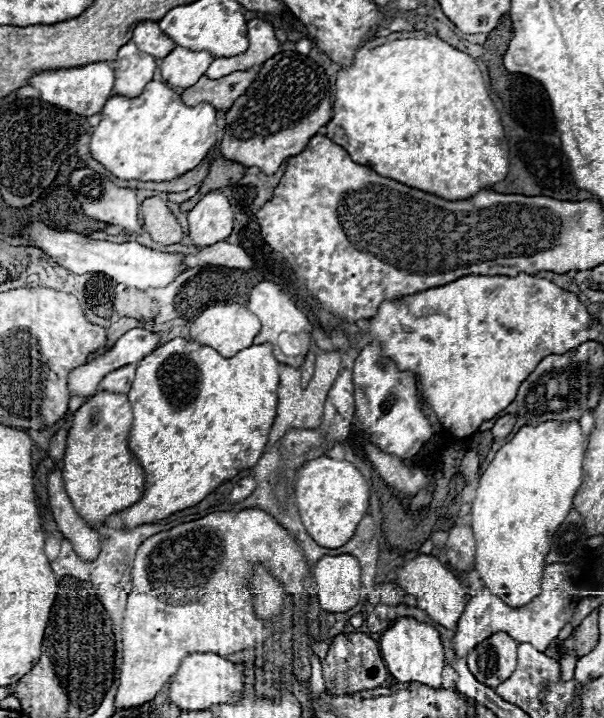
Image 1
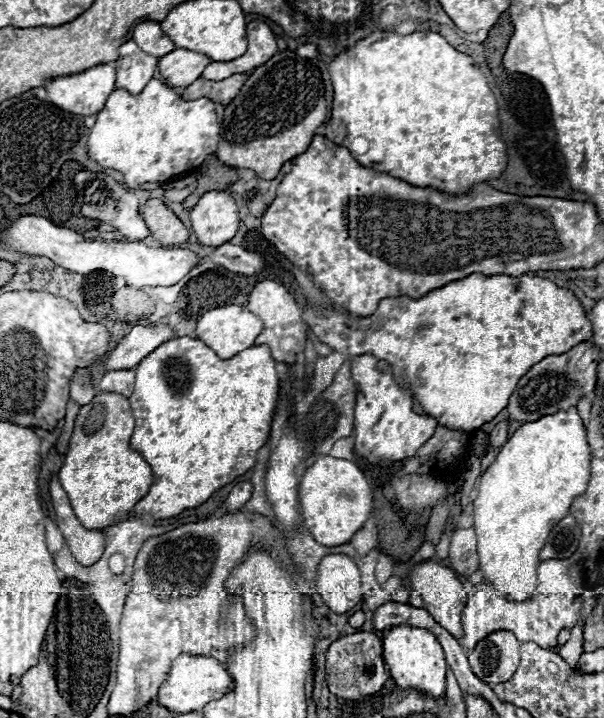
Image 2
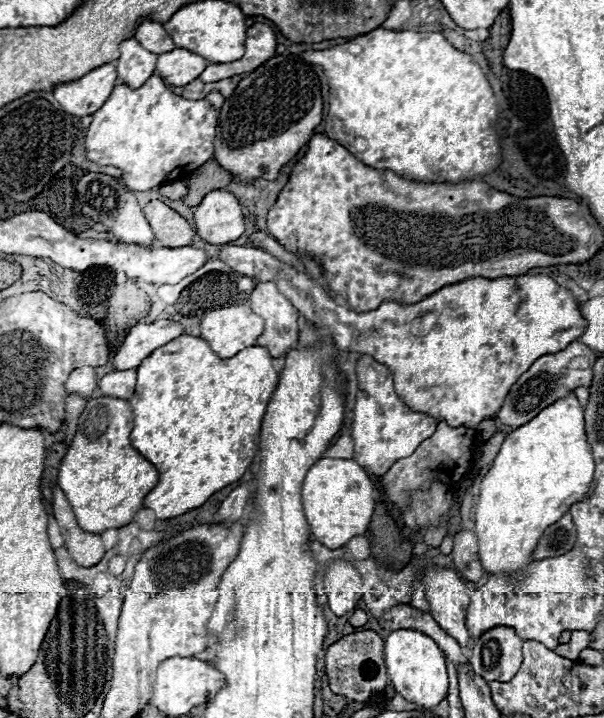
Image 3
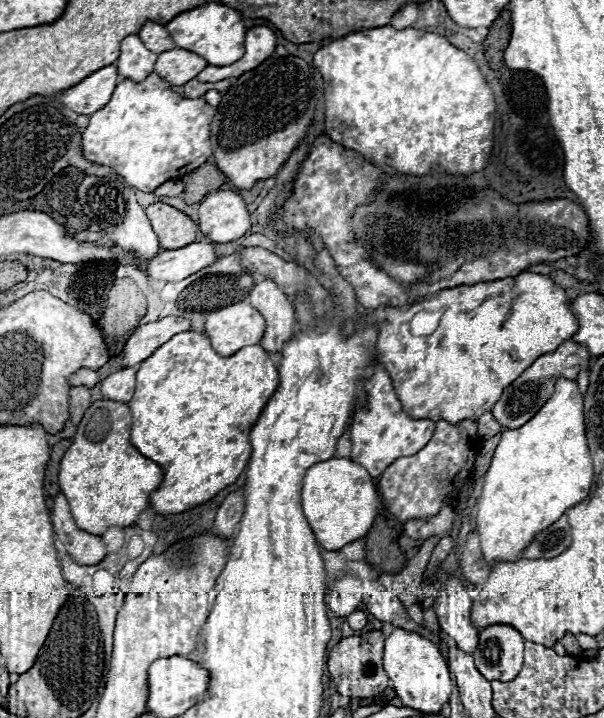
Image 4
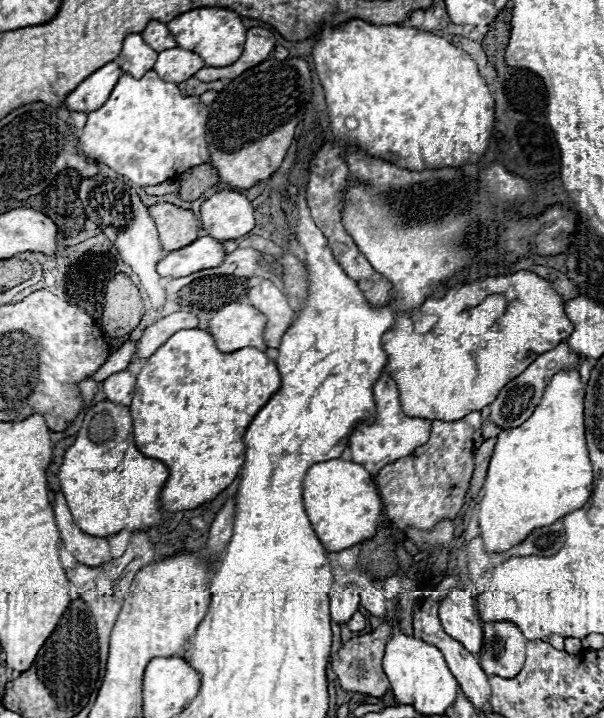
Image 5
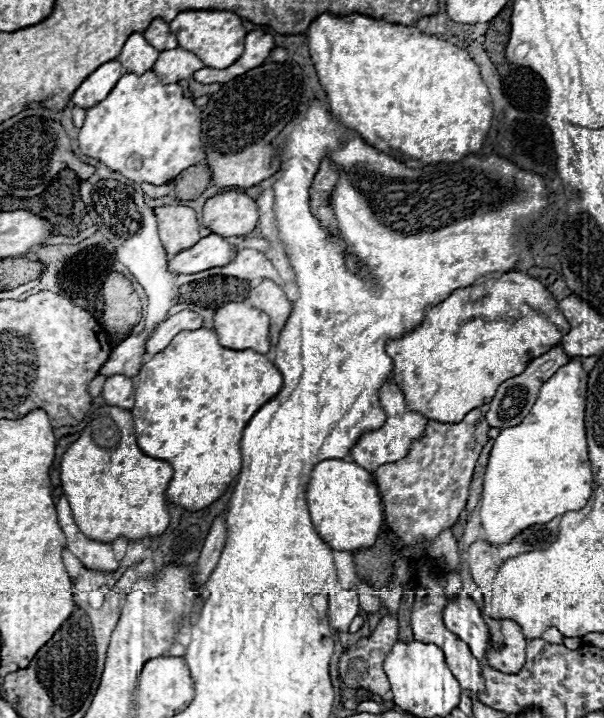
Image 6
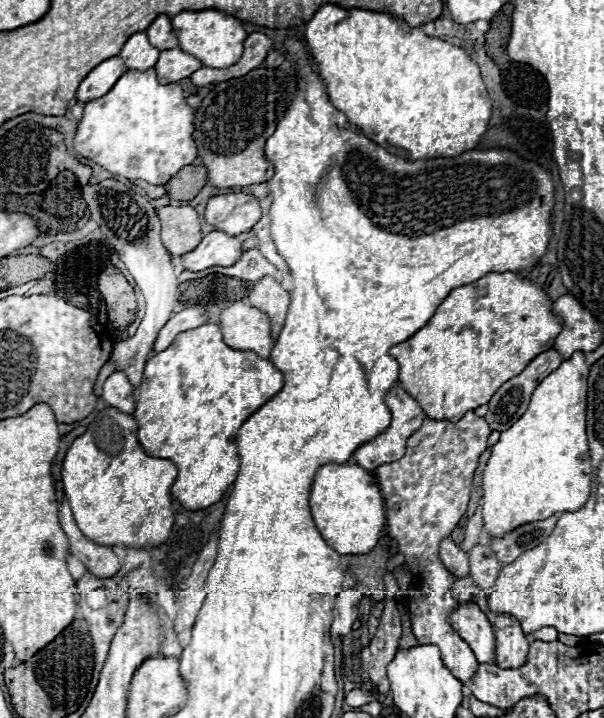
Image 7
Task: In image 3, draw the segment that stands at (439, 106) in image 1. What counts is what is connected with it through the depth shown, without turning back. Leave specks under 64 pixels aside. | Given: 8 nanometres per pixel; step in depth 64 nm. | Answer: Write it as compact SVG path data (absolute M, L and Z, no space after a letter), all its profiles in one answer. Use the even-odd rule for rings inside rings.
M376 28L368 34L362 34L346 44L340 44L332 50L308 50L304 52L304 58L310 60L312 64L320 64L328 76L330 84L330 98L328 98L328 116L326 116L326 126L324 134L344 148L349 150L358 160L362 160L366 166L376 168L376 170L392 170L402 178L408 178L412 182L424 182L424 184L458 184L466 182L474 176L486 176L488 172L494 172L500 166L502 160L502 150L498 144L498 134L496 134L496 122L498 122L498 106L494 92L482 74L480 66L474 62L470 54L464 54L456 50L440 32L396 32L396 30L384 30Z

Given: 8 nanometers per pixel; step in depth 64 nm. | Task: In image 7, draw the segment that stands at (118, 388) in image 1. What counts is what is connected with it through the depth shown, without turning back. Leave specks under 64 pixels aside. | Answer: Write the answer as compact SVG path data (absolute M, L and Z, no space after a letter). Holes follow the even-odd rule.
M114 372L112 376L108 376L108 380L104 382L102 400L126 414L134 412L134 386L124 372Z

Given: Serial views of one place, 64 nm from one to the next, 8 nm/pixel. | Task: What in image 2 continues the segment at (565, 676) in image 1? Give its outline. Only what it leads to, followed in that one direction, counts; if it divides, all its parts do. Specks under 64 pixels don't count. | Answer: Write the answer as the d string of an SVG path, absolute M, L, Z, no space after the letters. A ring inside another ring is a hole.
M575 625L574 628L571 629L571 638L564 644L564 646L560 646L560 652L558 652L564 660L566 660L566 664L570 666L570 668L574 668L576 666L576 662L578 662L581 654L582 654L582 628L579 625Z

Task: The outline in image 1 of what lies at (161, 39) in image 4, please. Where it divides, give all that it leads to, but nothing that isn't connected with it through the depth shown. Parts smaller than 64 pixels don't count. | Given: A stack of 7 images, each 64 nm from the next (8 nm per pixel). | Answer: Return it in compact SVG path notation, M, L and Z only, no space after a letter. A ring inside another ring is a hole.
M140 22L136 28L134 28L134 36L132 36L132 42L138 46L140 52L146 52L154 58L164 58L168 56L176 44L158 28L156 22Z

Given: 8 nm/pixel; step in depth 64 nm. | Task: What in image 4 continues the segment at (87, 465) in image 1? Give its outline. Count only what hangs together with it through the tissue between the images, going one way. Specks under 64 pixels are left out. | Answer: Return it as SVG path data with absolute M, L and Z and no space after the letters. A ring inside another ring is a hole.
M96 400L86 410L72 446L60 462L60 490L68 498L76 524L94 536L102 536L108 528L126 528L134 524L150 502L150 494L160 486L162 468L144 458L130 444L132 414L128 404L116 400Z

